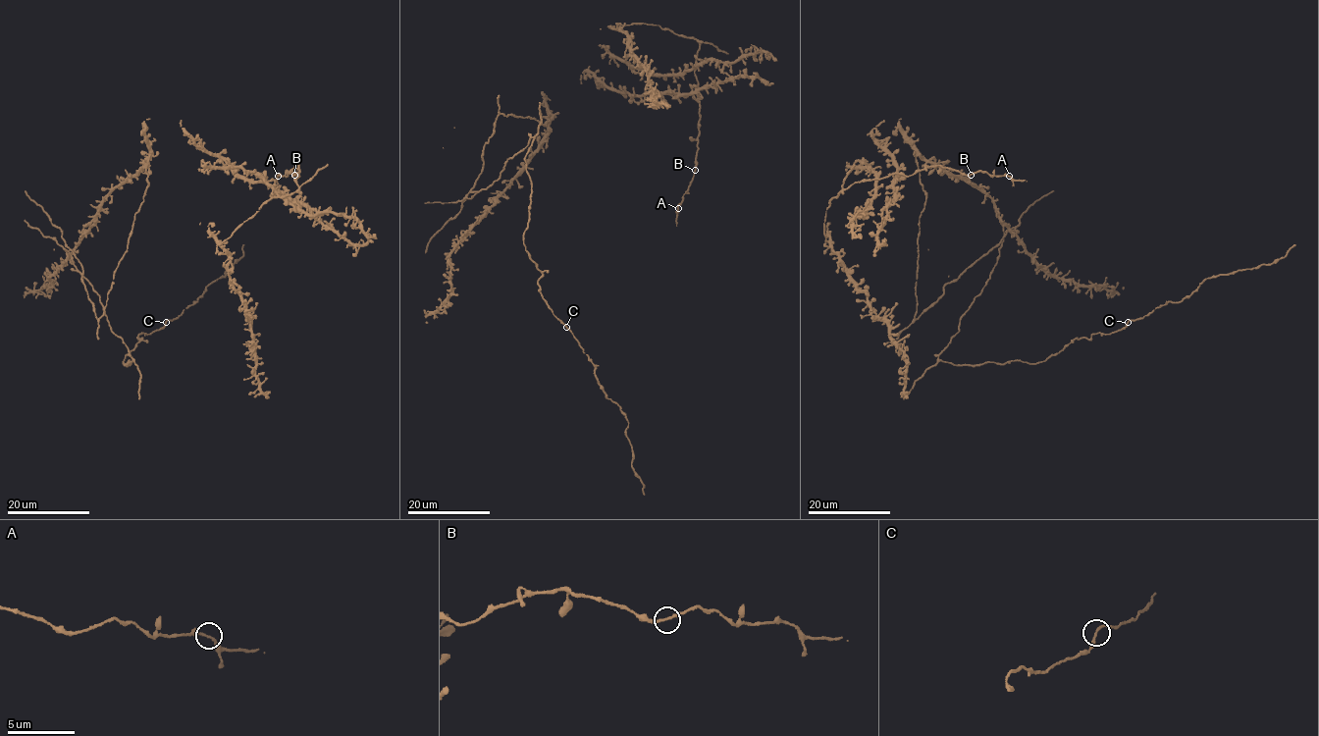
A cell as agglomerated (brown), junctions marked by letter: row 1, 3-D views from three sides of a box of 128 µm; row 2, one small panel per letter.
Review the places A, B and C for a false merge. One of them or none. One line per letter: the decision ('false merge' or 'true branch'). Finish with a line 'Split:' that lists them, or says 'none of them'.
A: true branch
B: true branch
C: true branch
Split: none of them

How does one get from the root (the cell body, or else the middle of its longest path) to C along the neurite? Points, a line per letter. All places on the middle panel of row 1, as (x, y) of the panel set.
C: (511, 115), (497, 117), (465, 197), (491, 185), (533, 138), (524, 245), (543, 275), (543, 298), (566, 326)

